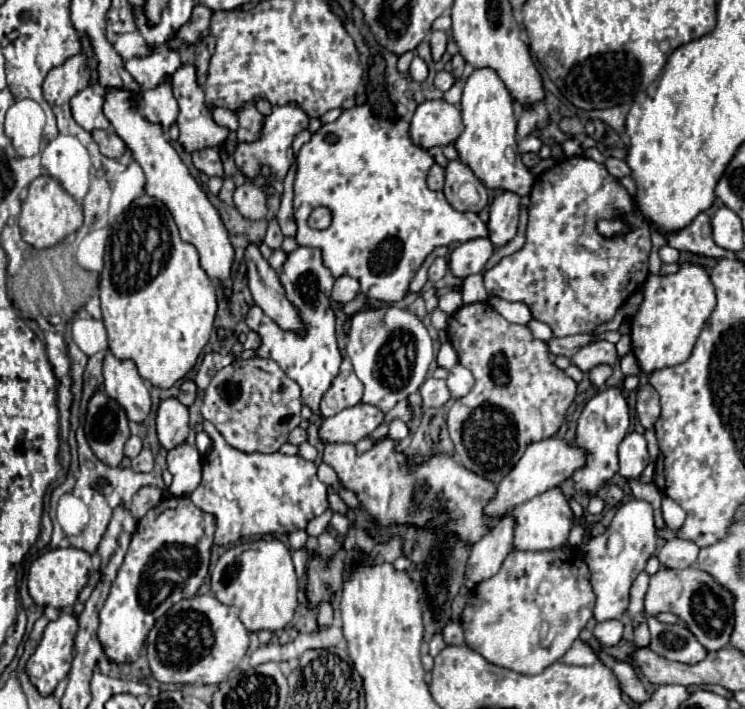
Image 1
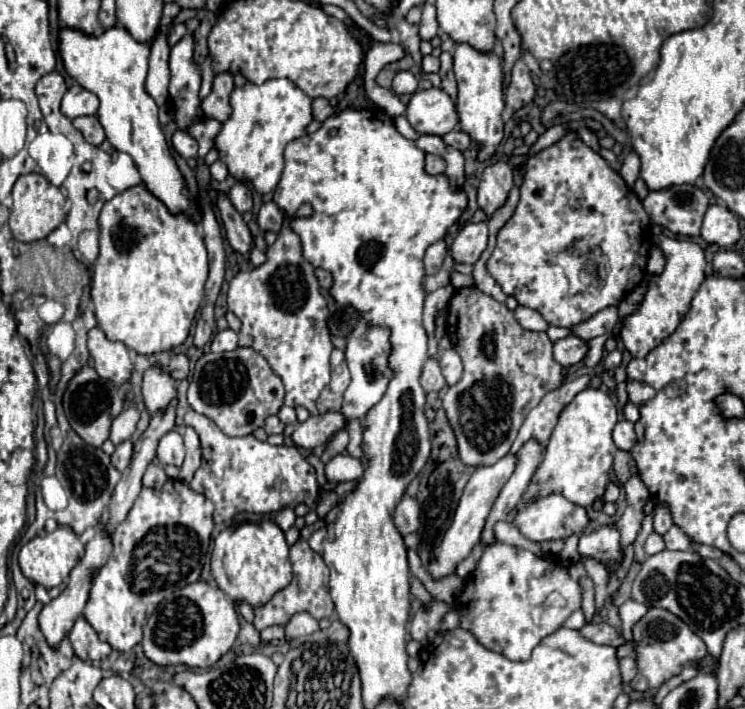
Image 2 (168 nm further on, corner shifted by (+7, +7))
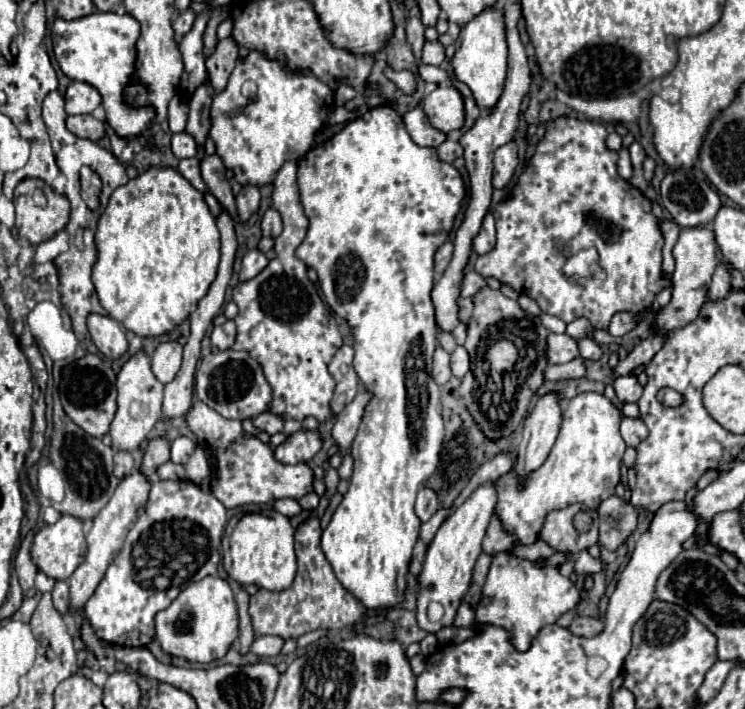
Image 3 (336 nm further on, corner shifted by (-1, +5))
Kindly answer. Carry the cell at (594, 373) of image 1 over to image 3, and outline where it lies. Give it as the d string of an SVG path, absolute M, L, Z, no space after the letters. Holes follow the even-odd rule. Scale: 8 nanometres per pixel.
M582 338L578 340L578 348L580 348L580 356L584 360L600 360L602 358L602 348L596 340L592 338Z

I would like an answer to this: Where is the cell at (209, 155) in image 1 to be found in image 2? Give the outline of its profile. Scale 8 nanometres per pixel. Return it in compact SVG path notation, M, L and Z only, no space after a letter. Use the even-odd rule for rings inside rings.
M176 130L174 132L174 136L172 136L172 146L174 146L174 150L182 156L182 158L194 158L196 154L198 154L198 144L196 144L196 140L190 136L190 134L186 134L186 132L182 132L182 130Z

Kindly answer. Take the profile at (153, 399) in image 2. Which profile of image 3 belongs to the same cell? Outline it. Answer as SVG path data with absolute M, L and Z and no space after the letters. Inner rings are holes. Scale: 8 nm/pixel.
M178 342L160 344L152 356L152 372L158 382L168 384L176 378L182 364L182 346Z

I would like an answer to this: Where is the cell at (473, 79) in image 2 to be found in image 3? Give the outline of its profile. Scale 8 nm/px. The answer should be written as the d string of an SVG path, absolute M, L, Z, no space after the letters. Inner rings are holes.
M494 6L490 10L484 10L478 18L470 20L460 30L460 36L456 40L456 54L452 58L456 78L468 84L480 110L486 112L494 110L498 98L502 96L504 80L506 80L506 60L508 60L508 46L504 36L504 22L502 22L502 14Z

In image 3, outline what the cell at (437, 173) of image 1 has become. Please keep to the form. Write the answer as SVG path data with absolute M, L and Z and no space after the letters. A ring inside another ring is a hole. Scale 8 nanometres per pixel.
M446 140L440 148L438 148L438 158L442 162L448 162L452 164L456 158L462 156L462 146L456 142L456 140Z

